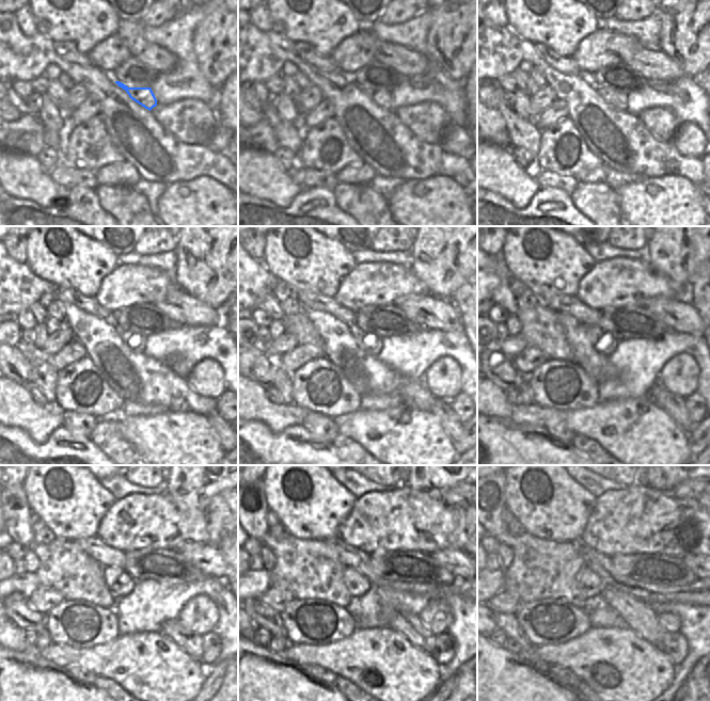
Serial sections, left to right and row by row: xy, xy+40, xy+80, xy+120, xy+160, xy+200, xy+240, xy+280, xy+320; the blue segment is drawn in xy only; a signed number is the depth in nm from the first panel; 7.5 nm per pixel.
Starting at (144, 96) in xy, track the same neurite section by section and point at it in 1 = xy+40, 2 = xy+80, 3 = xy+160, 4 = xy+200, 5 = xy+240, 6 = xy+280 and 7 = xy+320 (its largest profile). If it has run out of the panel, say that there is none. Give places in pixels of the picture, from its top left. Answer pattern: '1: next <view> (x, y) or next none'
1: next xy+40 (383, 99)
2: next xy+80 (617, 100)
3: next xy+160 (369, 343)
4: next xy+200 (604, 343)
5: next xy+240 (119, 580)
6: next xy+280 (356, 583)
7: next xy+320 (588, 582)

